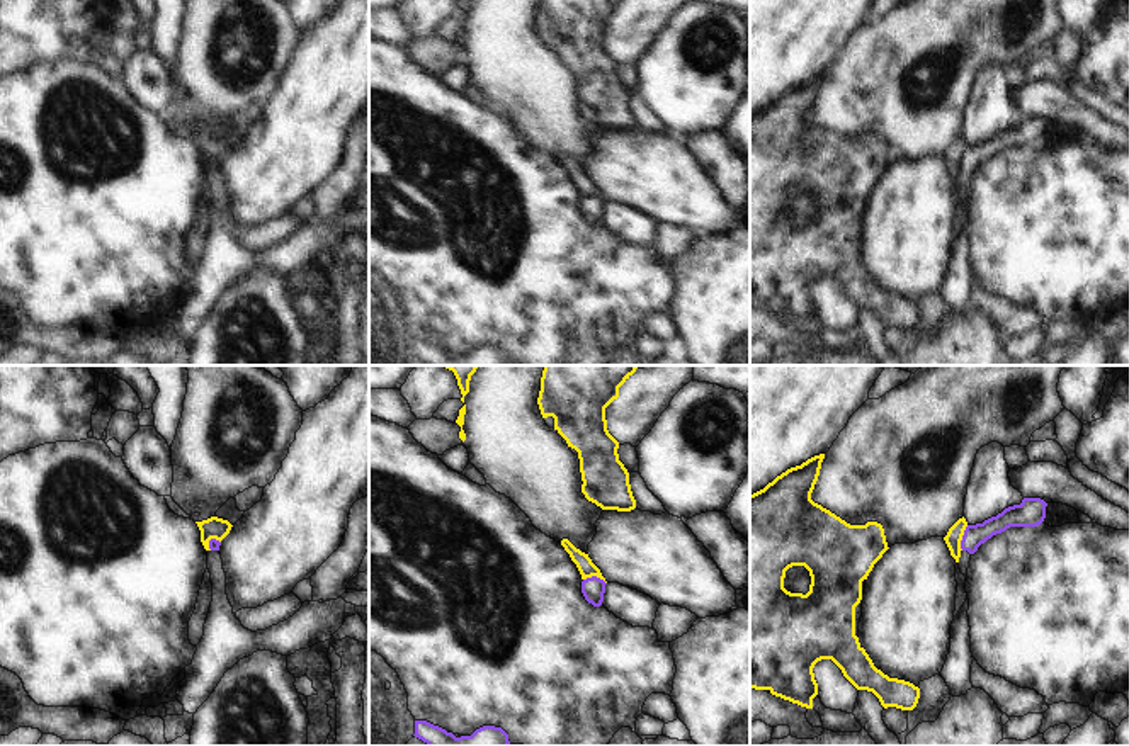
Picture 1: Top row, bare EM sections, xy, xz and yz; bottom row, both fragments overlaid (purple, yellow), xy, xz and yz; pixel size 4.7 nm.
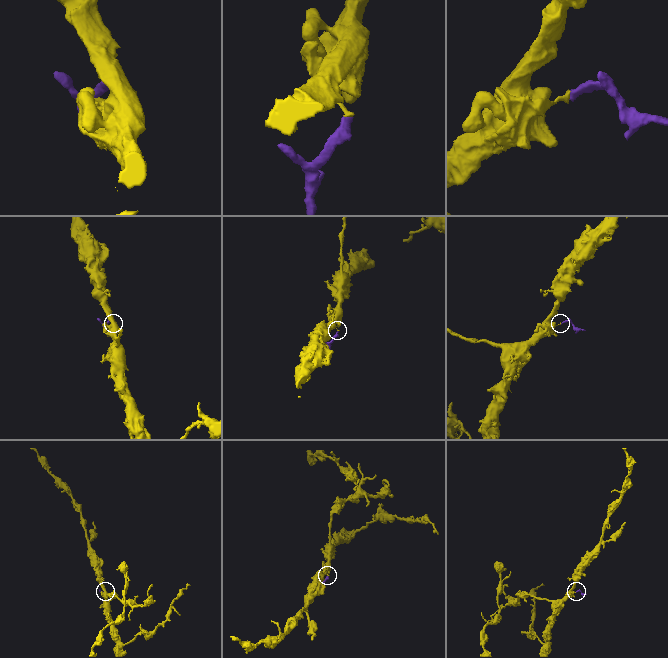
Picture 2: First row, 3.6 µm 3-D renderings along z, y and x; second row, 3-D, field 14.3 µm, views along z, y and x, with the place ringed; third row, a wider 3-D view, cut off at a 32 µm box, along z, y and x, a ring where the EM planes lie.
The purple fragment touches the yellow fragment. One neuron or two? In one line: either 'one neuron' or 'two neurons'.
two neurons

